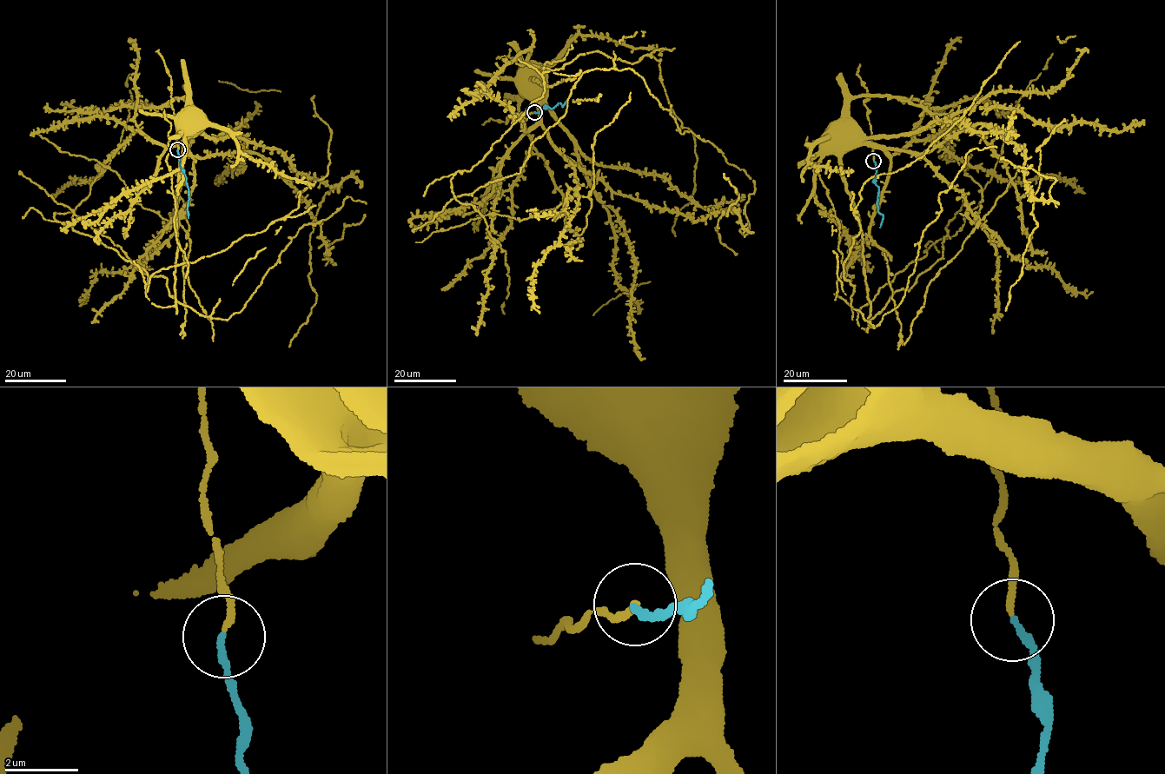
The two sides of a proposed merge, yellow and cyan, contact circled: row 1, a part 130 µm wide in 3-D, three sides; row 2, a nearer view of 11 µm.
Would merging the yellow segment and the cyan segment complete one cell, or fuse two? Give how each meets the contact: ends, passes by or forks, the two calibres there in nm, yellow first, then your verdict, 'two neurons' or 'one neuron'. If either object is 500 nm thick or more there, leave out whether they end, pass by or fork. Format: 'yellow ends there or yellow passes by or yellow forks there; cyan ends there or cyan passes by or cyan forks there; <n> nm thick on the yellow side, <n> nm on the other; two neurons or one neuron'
yellow ends there; cyan ends there; 170 nm thick on the yellow side, 200 nm on the other; one neuron

